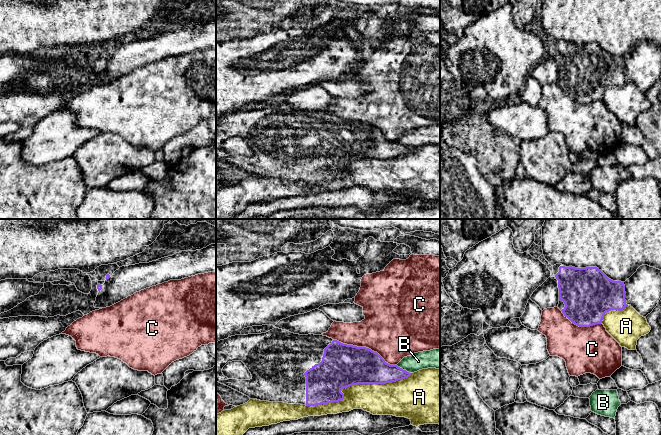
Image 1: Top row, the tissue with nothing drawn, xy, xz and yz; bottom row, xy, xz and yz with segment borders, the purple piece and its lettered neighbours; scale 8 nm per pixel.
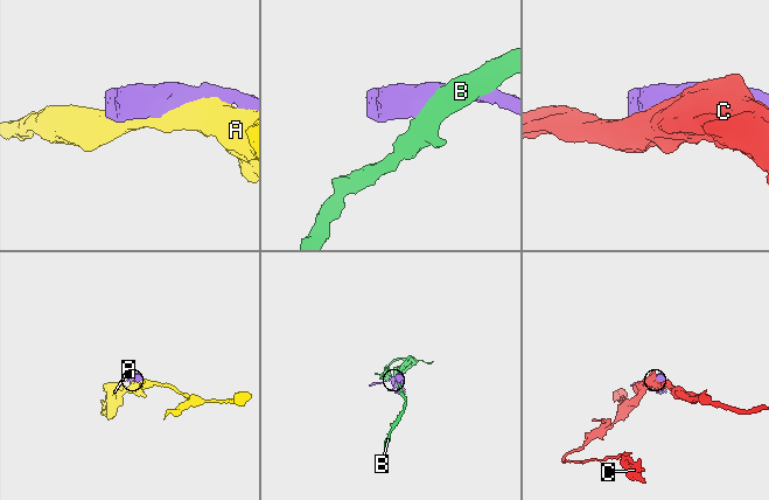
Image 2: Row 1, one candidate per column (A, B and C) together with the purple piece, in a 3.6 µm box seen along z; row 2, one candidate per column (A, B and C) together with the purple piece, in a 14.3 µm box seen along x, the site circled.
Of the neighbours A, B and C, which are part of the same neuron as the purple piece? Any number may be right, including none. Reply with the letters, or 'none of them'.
none of them

